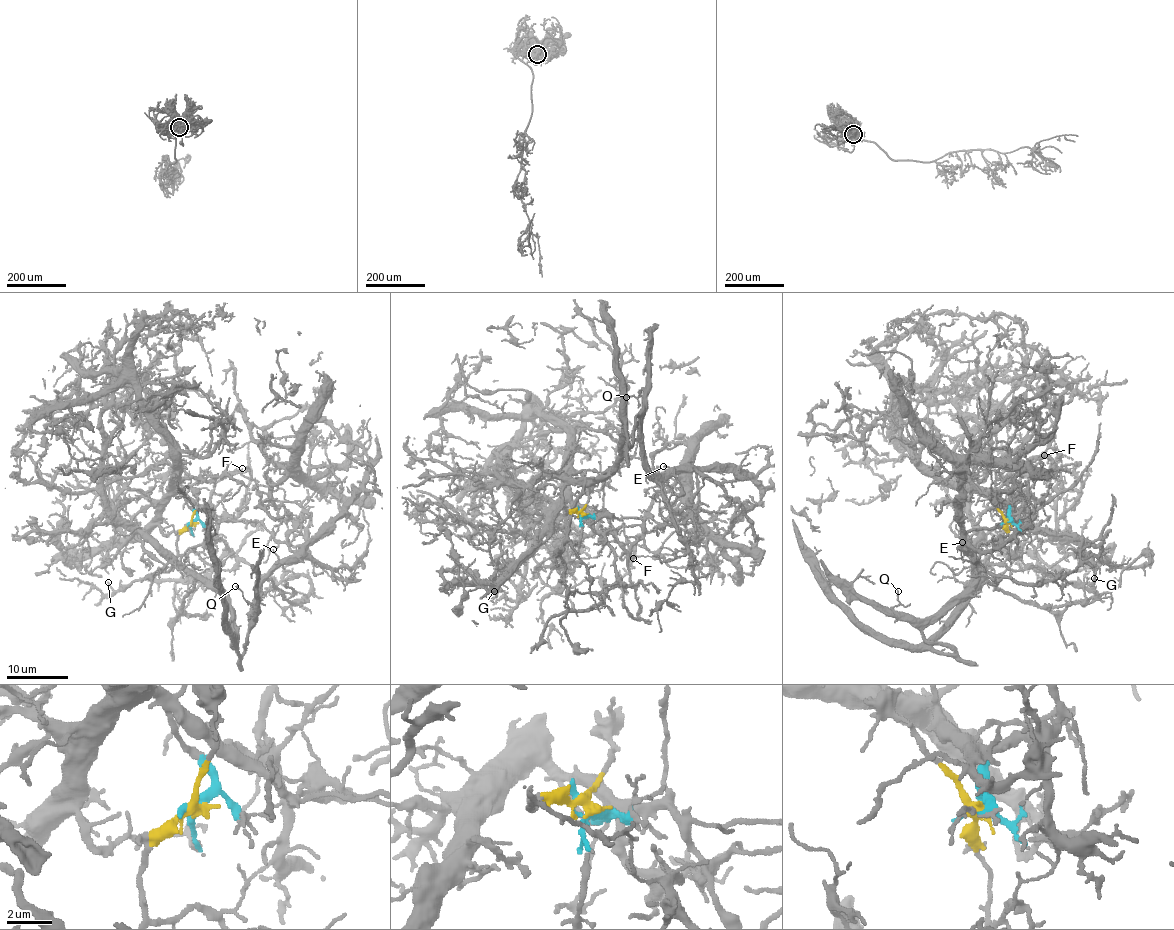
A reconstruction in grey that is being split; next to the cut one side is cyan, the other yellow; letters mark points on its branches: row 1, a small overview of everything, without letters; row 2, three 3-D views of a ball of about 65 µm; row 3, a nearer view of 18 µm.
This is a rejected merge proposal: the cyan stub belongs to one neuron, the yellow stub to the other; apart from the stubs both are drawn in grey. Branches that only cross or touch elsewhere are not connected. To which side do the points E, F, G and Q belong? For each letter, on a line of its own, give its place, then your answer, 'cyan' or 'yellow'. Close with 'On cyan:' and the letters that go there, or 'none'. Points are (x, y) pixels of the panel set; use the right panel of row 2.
E: (962, 542) | yellow
F: (1044, 455) | cyan
G: (1094, 578) | yellow
Q: (898, 591) | yellow
On cyan: F

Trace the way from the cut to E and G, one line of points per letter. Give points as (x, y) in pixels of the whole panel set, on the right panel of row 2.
E: (1008, 520), (1010, 554), (984, 567), (932, 645), (943, 652), (954, 652), (923, 630), (970, 581), (962, 542)
G: (1008, 520), (1010, 554), (1005, 563), (1010, 568), (1035, 566), (1045, 573), (1057, 575), (1083, 587), (1094, 579)

